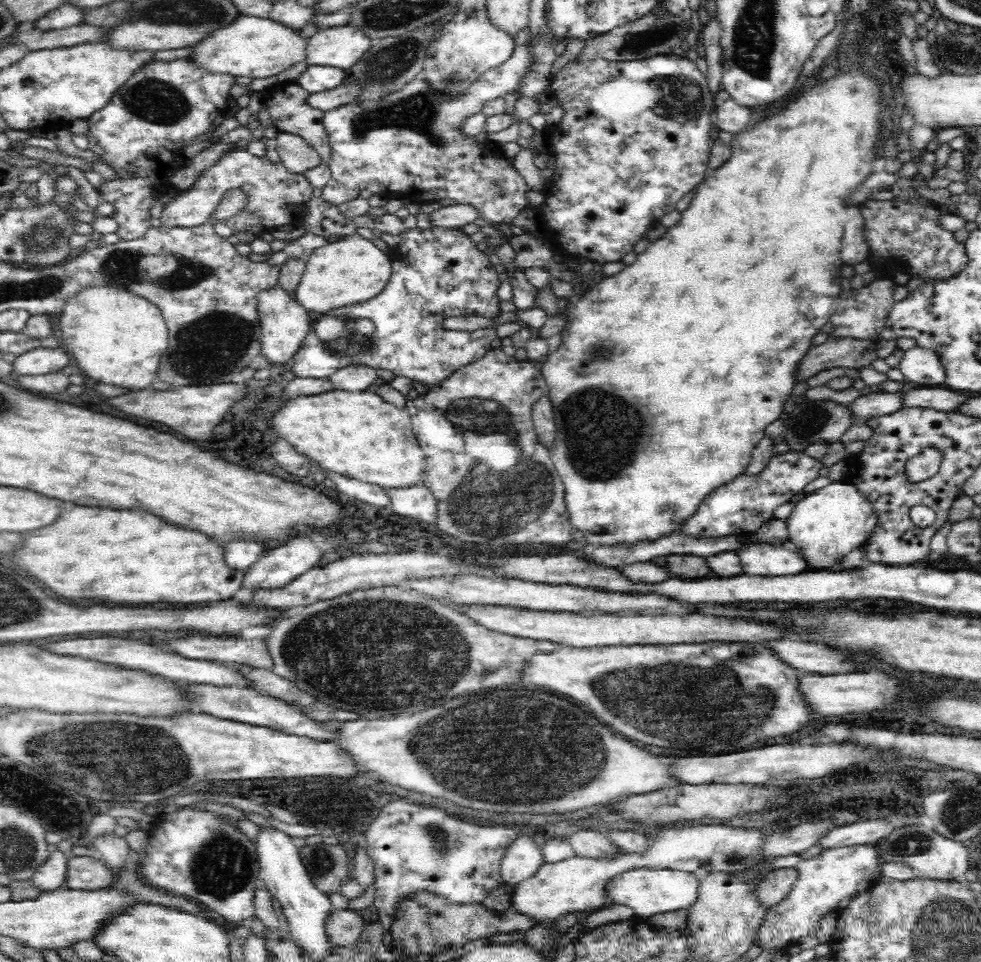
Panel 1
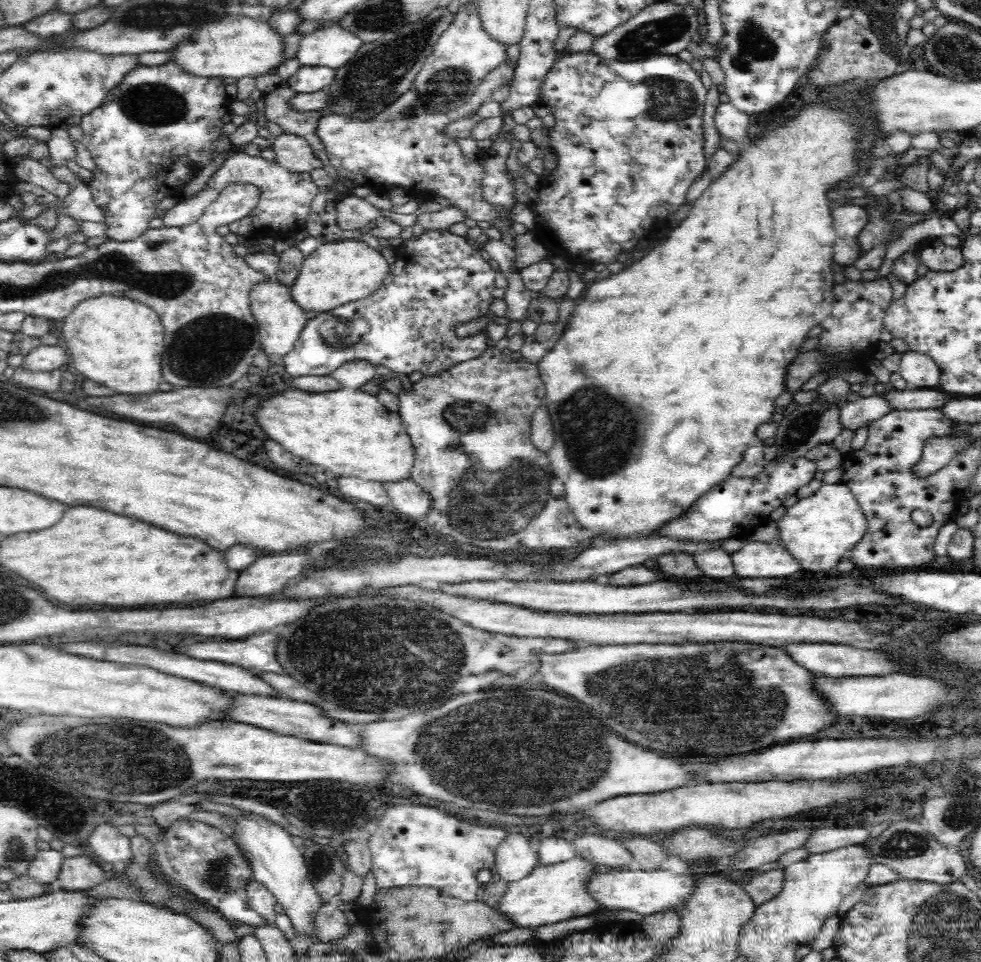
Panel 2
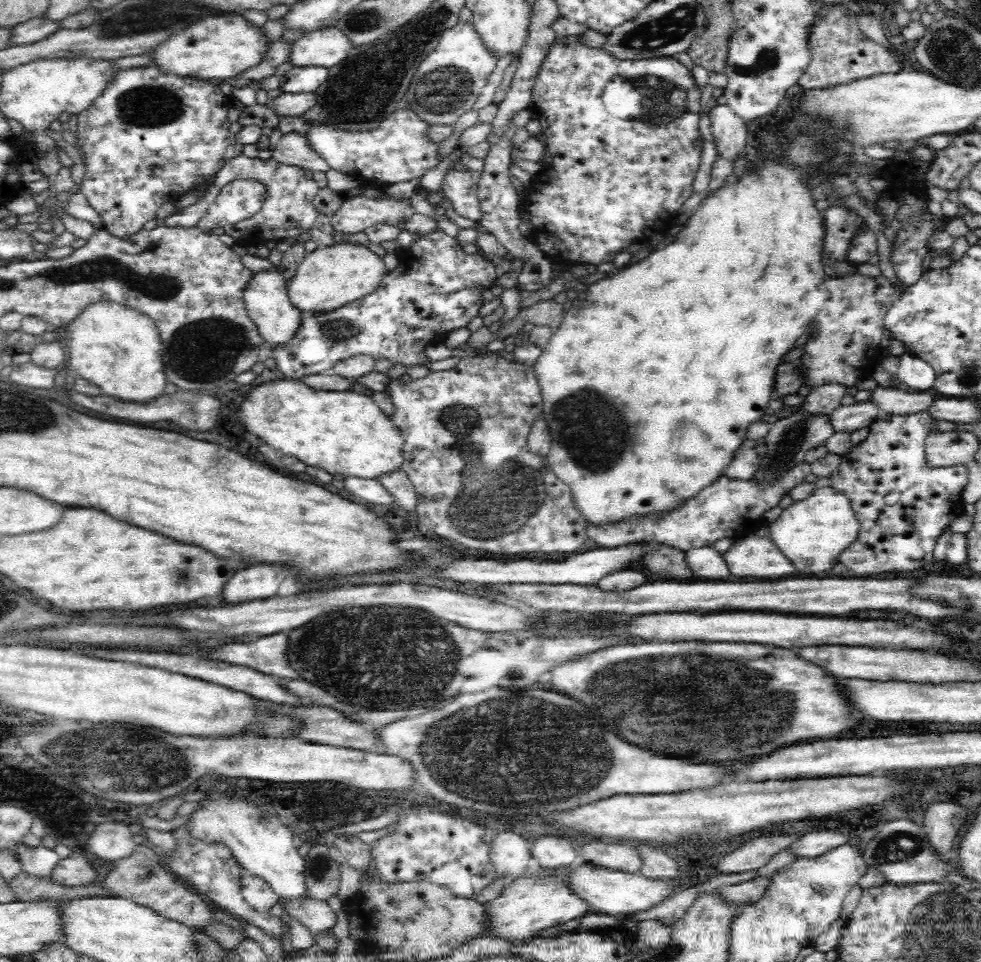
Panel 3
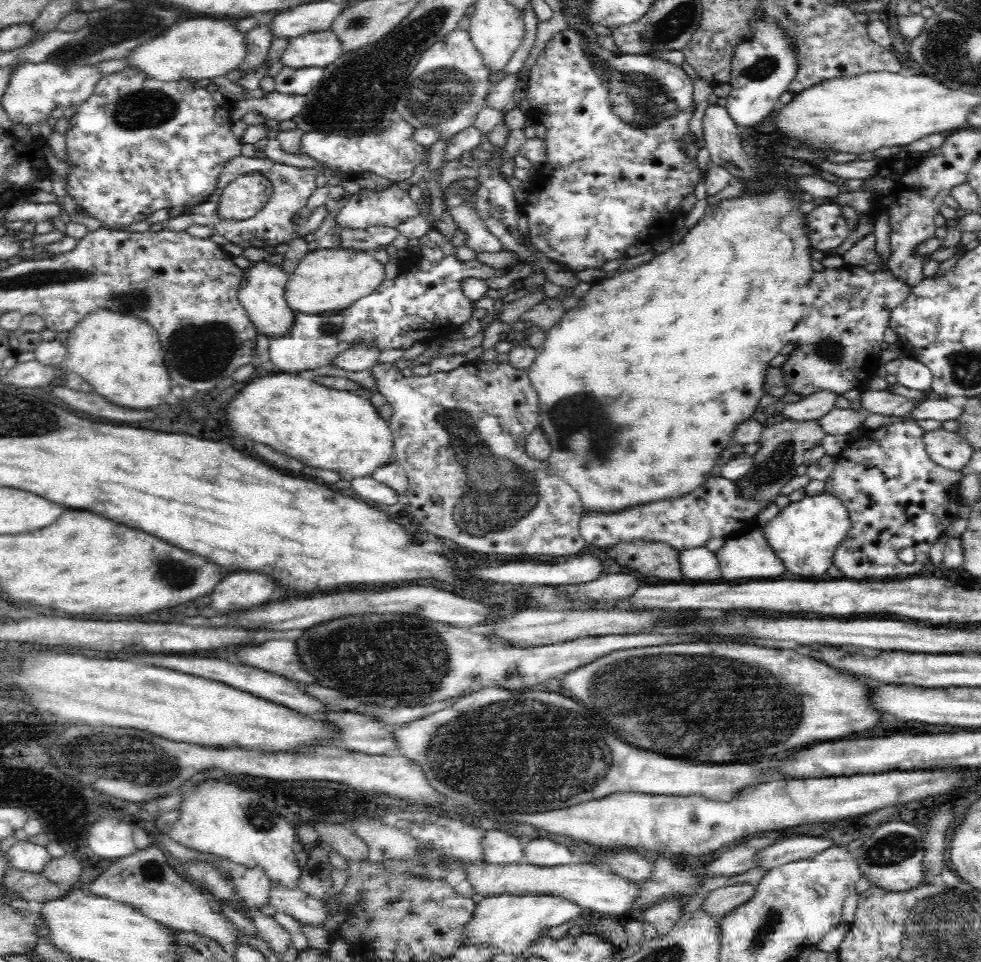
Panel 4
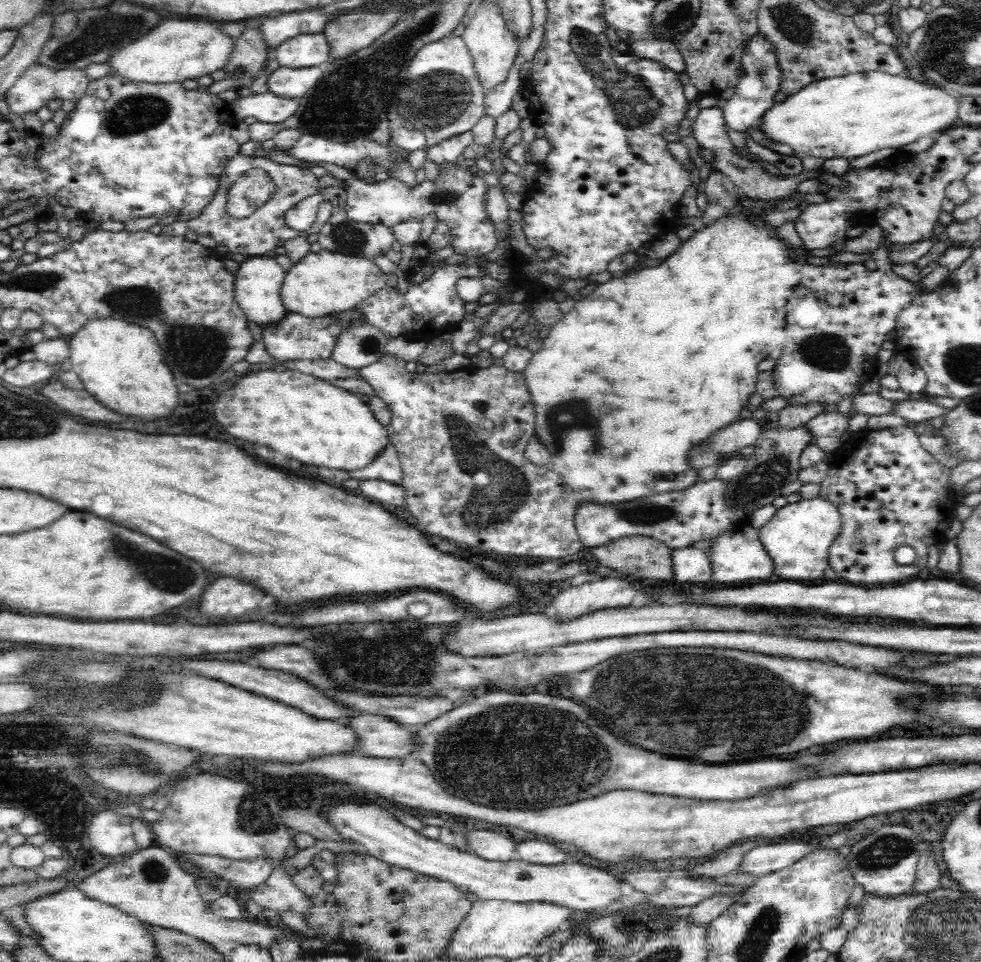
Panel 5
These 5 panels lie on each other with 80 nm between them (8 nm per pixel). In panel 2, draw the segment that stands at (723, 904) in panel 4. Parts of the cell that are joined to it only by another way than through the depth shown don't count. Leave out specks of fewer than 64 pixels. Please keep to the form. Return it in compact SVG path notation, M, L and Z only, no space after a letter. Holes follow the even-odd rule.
M771 869L751 877L742 884L754 904L760 906L774 900L782 892L784 882L786 882L786 869Z

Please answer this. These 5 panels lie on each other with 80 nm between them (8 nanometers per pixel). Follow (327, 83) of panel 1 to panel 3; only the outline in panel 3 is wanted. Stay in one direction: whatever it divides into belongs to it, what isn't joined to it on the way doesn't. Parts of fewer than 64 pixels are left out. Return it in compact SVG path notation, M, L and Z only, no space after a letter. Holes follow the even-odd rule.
M293 67L282 76L280 88L284 93L316 93L328 78L328 69L324 67Z

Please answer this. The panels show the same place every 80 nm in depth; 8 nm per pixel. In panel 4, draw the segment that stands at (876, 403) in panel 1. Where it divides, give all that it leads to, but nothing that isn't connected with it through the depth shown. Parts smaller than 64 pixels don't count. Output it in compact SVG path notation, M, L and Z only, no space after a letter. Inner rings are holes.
M861 407L859 410L854 408L835 408L830 410L826 416L819 418L820 427L824 427L826 434L845 434L850 435L853 430L862 426L871 412L866 407Z

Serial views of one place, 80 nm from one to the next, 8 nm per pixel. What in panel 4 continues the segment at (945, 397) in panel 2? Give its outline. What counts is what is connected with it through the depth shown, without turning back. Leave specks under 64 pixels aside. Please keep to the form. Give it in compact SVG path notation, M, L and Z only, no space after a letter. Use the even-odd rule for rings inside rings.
M888 388L884 390L861 389L859 397L861 406L866 407L871 413L904 418L908 418L910 410L923 401L923 399L910 400L892 391L888 392Z

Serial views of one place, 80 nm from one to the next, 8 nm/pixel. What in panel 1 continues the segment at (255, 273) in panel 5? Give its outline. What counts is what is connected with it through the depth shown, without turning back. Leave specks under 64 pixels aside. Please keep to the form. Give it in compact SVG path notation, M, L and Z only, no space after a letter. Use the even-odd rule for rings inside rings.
M280 287L259 295L258 316L261 324L261 353L270 366L284 366L292 362L310 332L312 321L308 311Z

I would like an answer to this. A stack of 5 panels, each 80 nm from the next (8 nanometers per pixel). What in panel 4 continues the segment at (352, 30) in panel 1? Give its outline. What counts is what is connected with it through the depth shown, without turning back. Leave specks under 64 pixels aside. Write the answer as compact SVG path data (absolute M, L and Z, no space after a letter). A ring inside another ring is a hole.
M328 29L291 38L280 62L290 68L326 68L343 53L339 34Z

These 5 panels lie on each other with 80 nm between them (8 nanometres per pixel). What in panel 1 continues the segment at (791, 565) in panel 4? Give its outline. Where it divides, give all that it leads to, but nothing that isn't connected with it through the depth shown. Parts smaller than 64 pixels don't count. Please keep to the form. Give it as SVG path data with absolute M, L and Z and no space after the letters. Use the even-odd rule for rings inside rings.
M844 480L833 481L798 501L785 520L788 534L794 544L804 548L804 554L814 568L838 567L841 559L859 548L873 533L879 513L873 503L855 484Z

